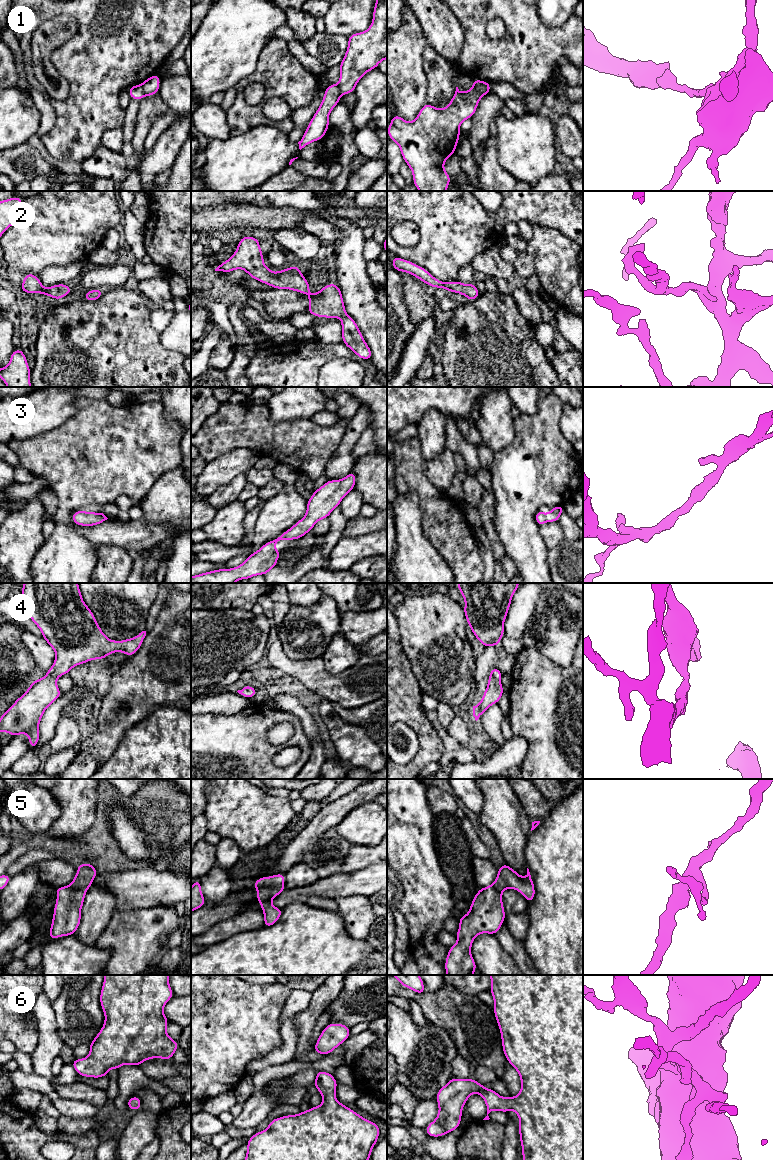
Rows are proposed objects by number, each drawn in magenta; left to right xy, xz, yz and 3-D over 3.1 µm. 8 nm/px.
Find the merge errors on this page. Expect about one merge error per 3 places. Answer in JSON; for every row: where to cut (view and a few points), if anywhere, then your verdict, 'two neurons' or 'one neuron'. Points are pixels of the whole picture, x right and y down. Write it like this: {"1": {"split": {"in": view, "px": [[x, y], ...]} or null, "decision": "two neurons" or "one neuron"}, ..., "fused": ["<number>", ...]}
{"1": {"split": {"in": "xy", "px": [[140, 84], [145, 95]]}, "decision": "two neurons"}, "2": {"split": null, "decision": "one neuron"}, "3": {"split": null, "decision": "one neuron"}, "4": {"split": null, "decision": "one neuron"}, "5": {"split": null, "decision": "one neuron"}, "6": {"split": null, "decision": "one neuron"}, "fused": ["1"]}

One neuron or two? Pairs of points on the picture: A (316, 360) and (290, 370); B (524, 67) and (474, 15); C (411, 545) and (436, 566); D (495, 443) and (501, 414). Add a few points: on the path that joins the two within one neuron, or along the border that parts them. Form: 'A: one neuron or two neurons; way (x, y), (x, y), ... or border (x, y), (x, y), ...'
A: one neuron; way (310, 360), (301, 361), (296, 366)
B: one neuron; way (508, 59), (502, 59), (475, 31)
C: one neuron; way (417, 551), (430, 564)
D: one neuron; way (496, 436), (496, 421)

